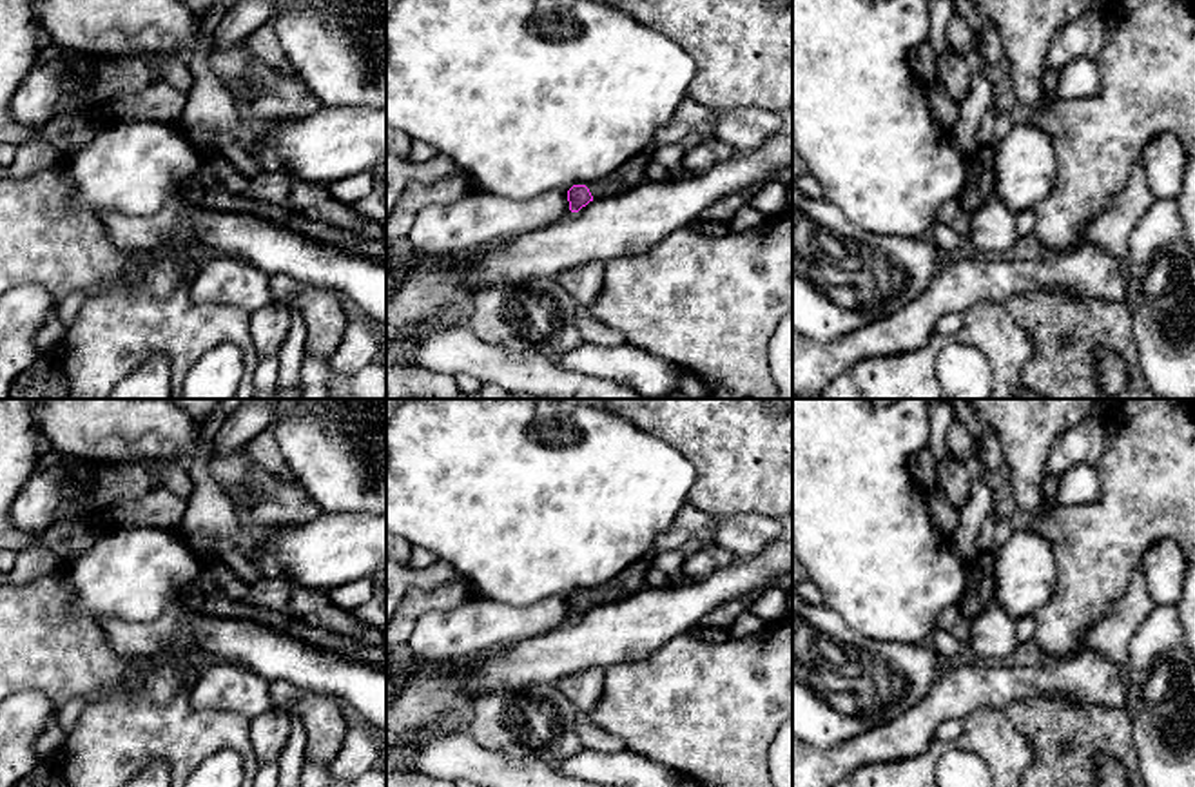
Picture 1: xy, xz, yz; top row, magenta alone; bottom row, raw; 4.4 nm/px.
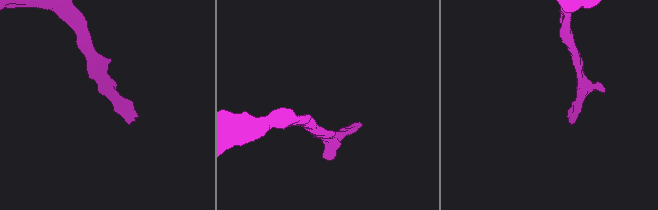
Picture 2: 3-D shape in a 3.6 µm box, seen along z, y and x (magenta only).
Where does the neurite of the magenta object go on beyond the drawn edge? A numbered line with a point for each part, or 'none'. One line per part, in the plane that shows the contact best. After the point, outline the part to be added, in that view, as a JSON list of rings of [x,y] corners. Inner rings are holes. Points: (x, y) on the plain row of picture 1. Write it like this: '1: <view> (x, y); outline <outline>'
1: xz (630, 581); outline [[[655,551],[638,559],[636,562],[622,569],[618,575],[615,575],[607,582],[595,588],[578,589],[578,591],[586,591],[593,606],[629,598],[631,595],[646,589],[646,573],[651,568],[653,553]]]

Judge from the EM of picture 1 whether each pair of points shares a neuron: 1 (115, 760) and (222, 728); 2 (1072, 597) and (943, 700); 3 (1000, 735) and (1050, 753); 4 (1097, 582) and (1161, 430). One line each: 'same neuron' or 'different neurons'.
1: same neuron
2: different neurons
3: different neurons
4: same neuron

